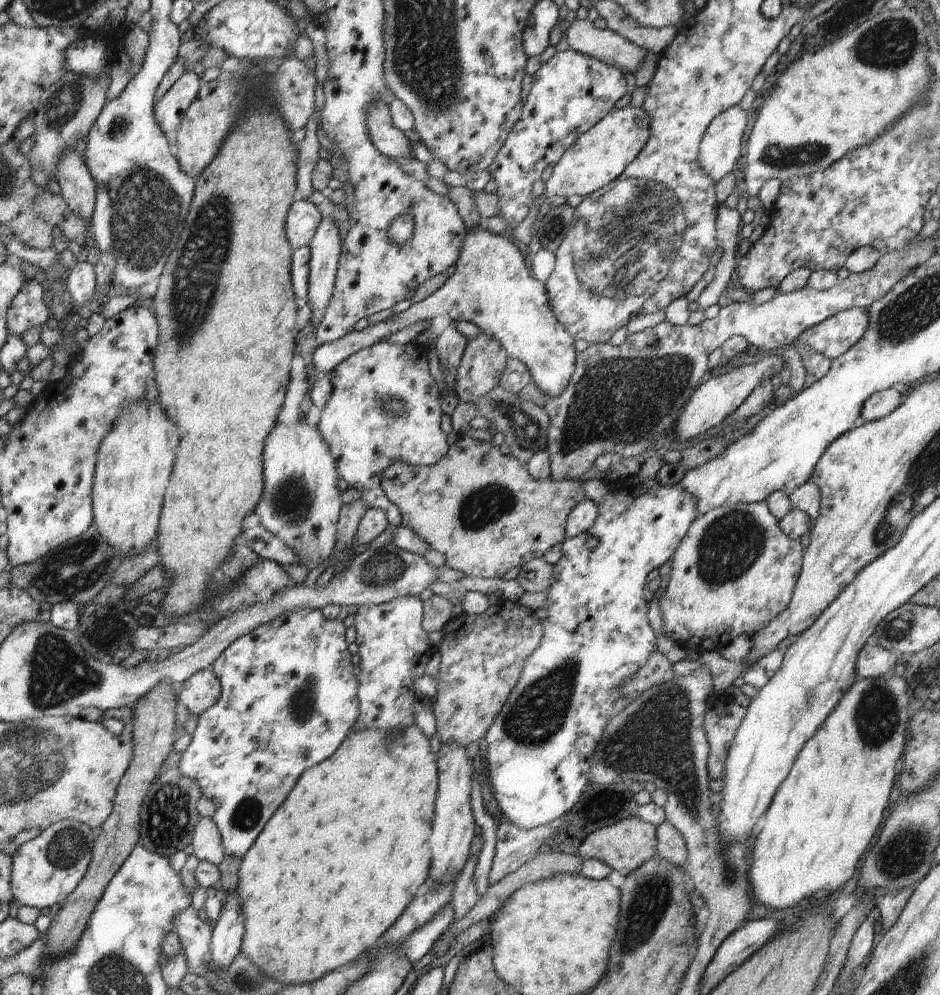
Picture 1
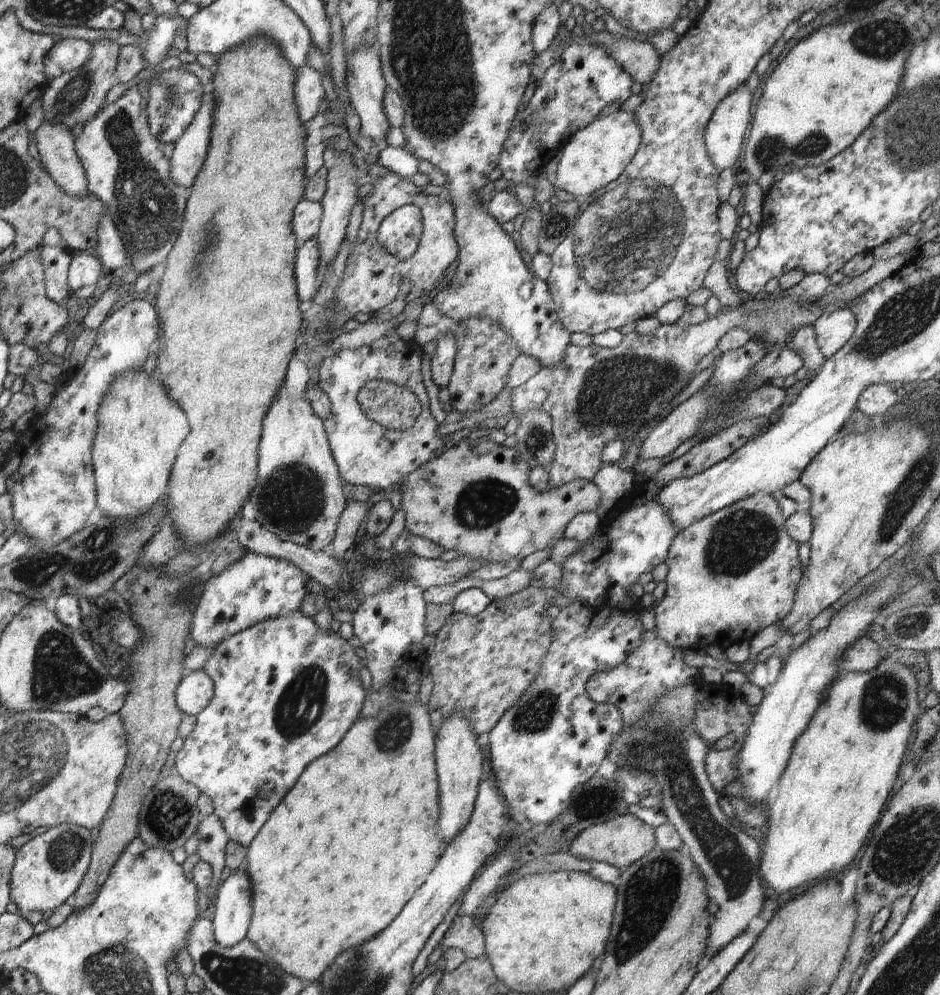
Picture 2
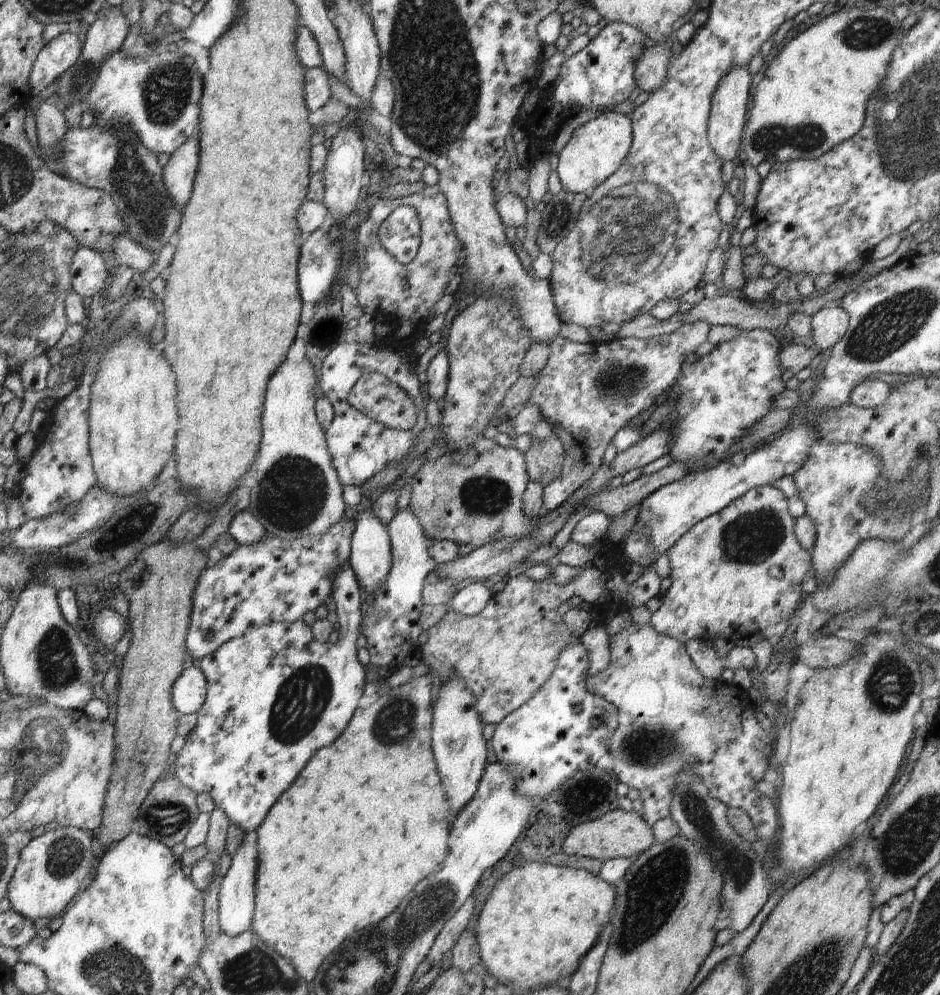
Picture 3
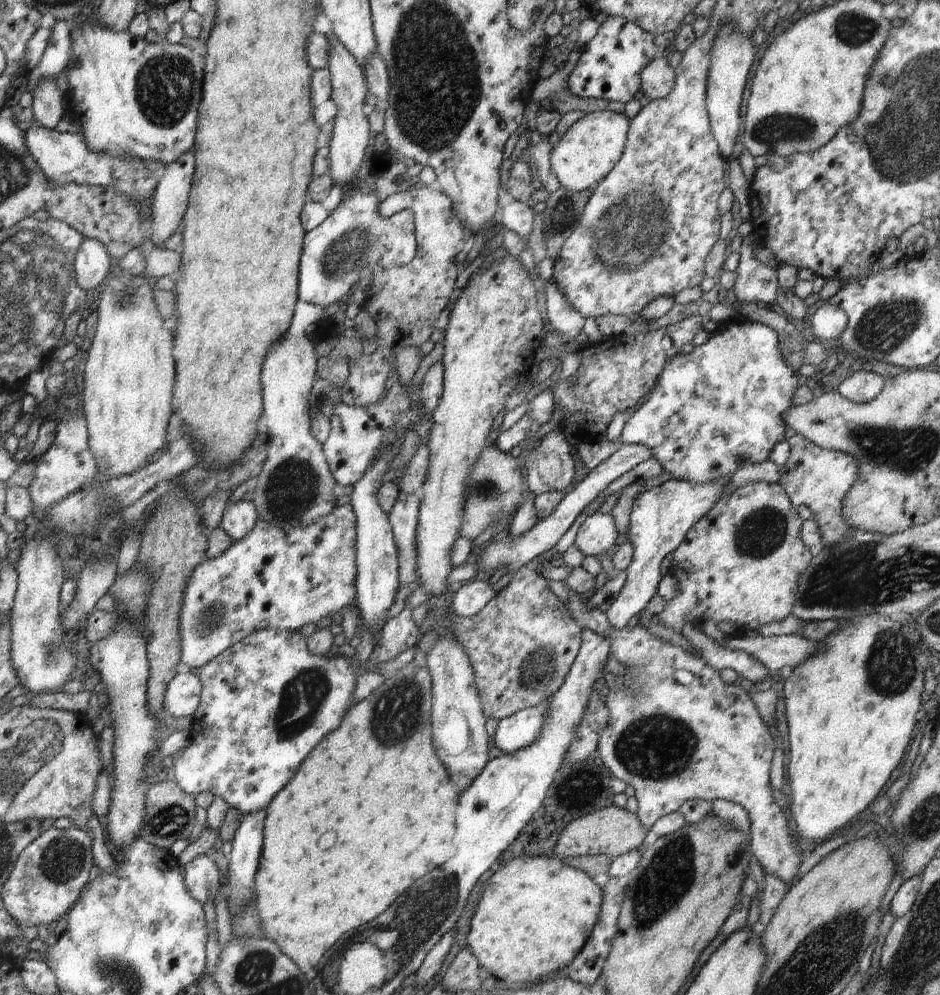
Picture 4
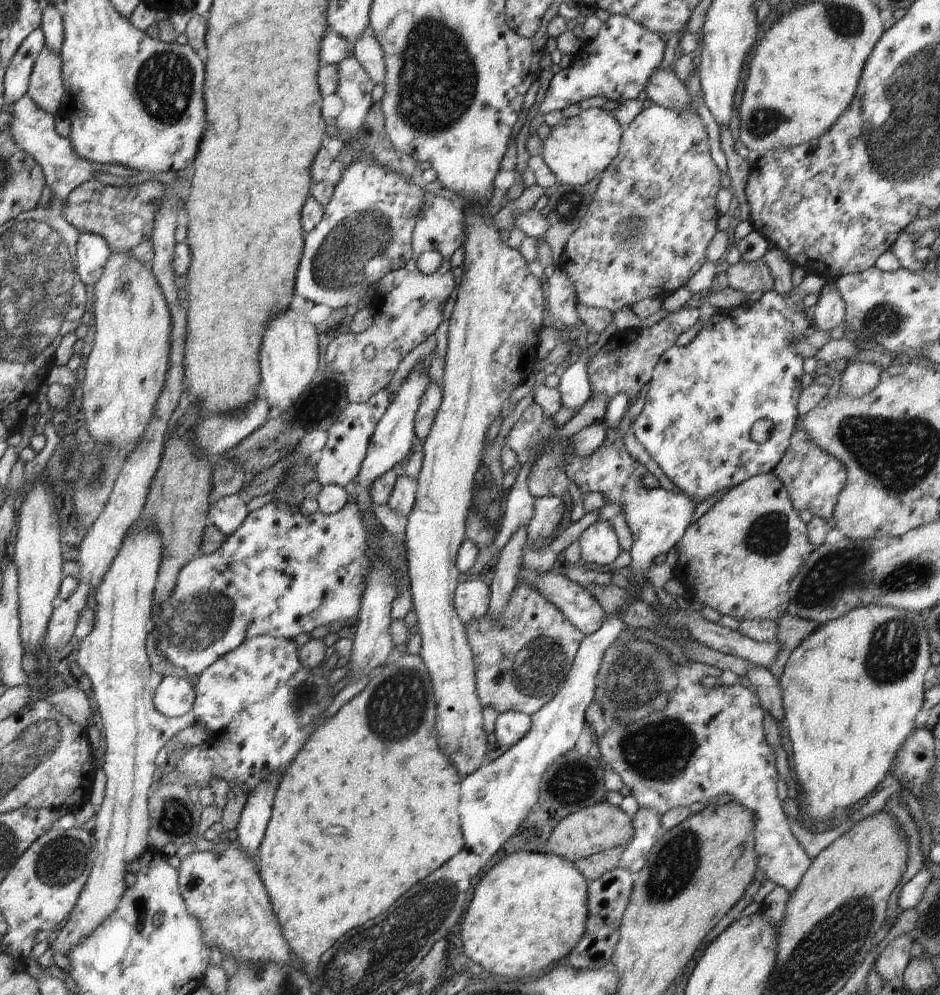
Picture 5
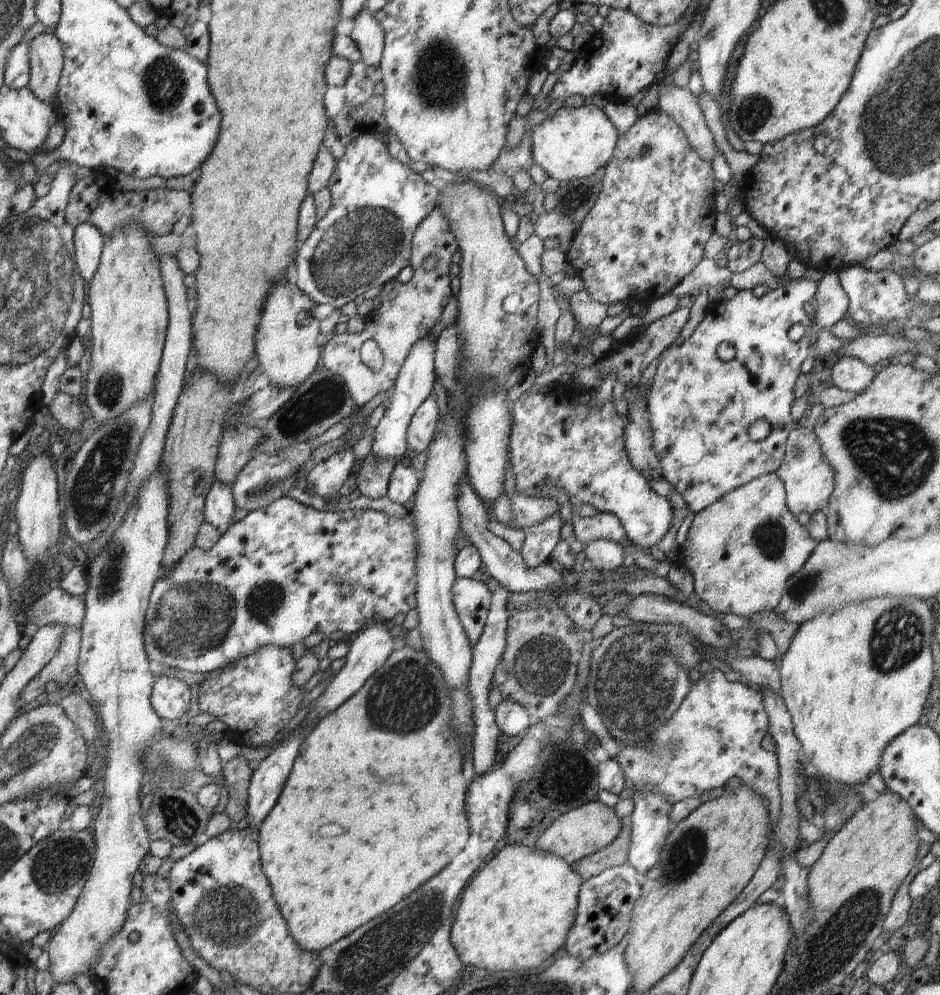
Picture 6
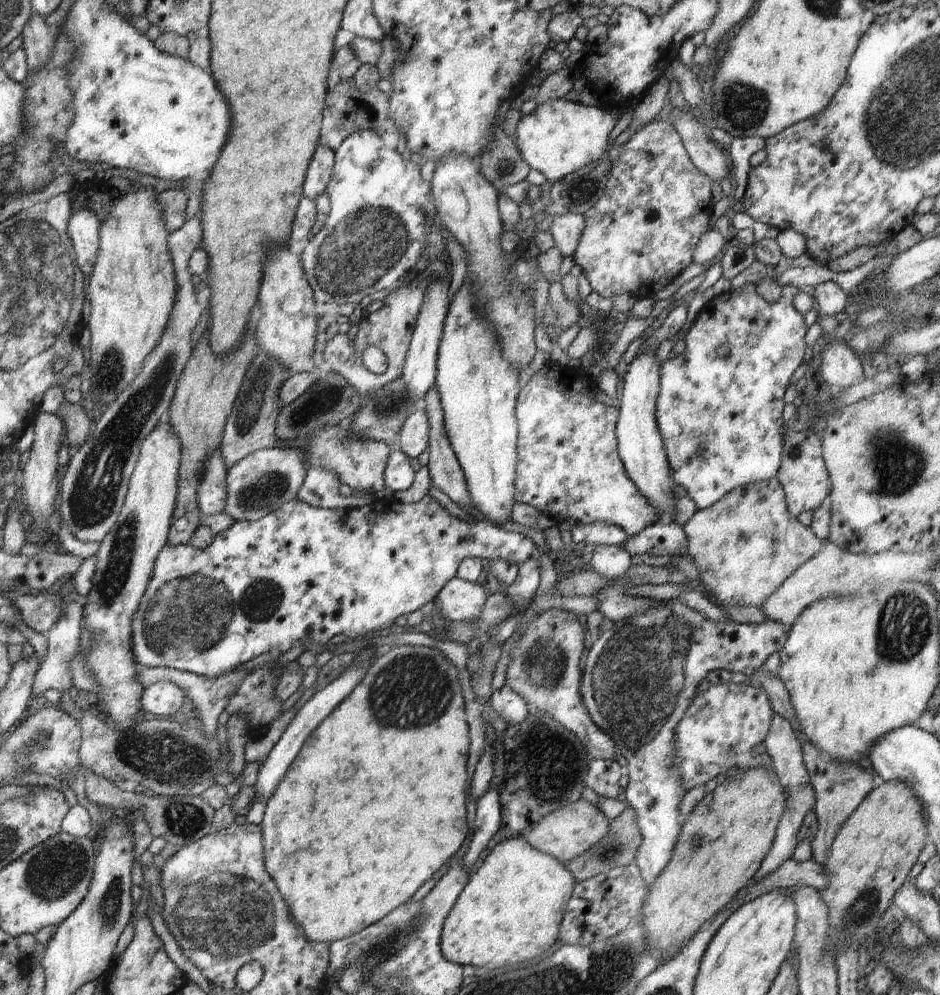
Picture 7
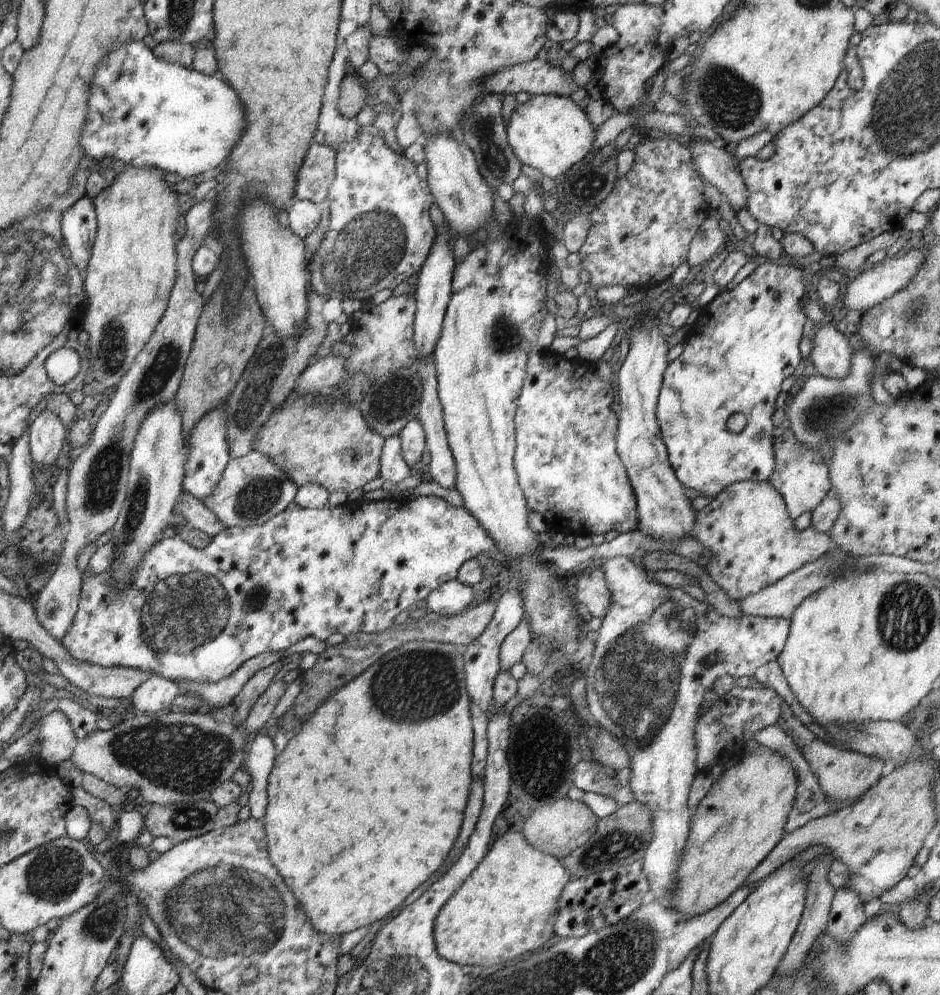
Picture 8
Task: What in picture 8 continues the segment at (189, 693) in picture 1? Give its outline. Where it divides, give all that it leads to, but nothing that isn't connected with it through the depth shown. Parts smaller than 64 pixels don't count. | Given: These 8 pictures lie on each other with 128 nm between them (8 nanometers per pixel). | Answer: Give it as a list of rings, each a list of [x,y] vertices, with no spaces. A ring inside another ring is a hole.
[[[153,675],[132,694],[132,704],[137,710],[149,715],[169,710],[174,699],[182,694],[176,681]]]

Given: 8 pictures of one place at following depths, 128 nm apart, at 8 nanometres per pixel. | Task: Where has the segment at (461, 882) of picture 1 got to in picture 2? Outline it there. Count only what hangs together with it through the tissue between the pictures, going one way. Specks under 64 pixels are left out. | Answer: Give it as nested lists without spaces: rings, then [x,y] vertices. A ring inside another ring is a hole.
[[[457,914],[439,942],[442,949],[460,948],[468,959],[484,955],[485,940],[482,931],[473,923],[473,917]]]

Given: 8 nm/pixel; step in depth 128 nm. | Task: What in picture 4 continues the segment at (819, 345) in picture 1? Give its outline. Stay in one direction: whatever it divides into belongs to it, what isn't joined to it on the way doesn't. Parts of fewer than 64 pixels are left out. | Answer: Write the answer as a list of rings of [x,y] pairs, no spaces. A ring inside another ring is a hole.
[[[825,301],[811,316],[813,334],[817,340],[836,340],[848,324],[847,314],[838,305]]]

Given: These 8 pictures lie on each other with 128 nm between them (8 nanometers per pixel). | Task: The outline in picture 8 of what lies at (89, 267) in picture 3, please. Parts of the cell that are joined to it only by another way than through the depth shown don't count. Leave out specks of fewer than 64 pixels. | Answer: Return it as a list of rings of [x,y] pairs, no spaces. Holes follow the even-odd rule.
[[[84,196],[63,212],[61,230],[74,264],[85,274],[97,236],[97,217],[92,200]]]

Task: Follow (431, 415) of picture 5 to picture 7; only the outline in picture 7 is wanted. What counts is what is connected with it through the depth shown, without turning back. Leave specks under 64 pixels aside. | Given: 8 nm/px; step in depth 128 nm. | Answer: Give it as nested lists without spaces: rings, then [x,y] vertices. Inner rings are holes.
[[[425,410],[414,412],[401,427],[400,451],[408,458],[419,458],[428,449],[429,435],[428,414]]]

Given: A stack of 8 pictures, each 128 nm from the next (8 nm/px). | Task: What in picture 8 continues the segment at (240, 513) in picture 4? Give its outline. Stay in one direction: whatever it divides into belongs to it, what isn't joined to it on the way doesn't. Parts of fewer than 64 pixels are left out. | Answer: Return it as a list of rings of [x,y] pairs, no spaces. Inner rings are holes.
[[[227,406],[207,413],[207,416],[194,426],[188,442],[189,458],[184,465],[185,476],[182,489],[200,501],[211,496],[231,460],[226,441],[226,417]]]

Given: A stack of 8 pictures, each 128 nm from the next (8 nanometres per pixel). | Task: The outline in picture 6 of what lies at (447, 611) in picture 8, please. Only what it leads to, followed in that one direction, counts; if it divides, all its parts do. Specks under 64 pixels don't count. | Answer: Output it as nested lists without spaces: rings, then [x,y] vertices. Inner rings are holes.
[[[458,577],[452,595],[454,609],[473,647],[480,639],[487,620],[491,592],[483,582]]]

